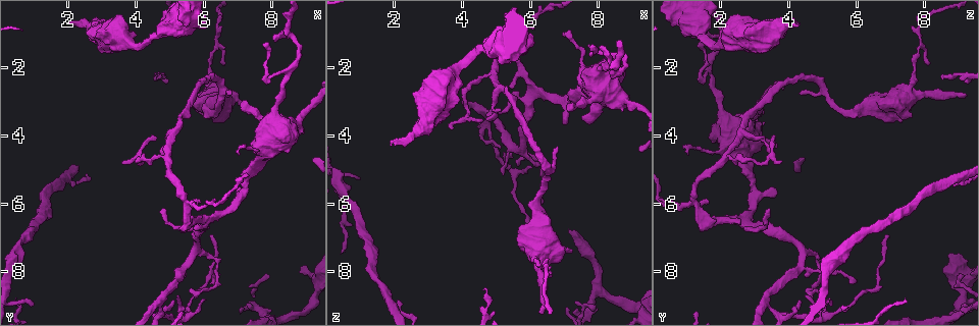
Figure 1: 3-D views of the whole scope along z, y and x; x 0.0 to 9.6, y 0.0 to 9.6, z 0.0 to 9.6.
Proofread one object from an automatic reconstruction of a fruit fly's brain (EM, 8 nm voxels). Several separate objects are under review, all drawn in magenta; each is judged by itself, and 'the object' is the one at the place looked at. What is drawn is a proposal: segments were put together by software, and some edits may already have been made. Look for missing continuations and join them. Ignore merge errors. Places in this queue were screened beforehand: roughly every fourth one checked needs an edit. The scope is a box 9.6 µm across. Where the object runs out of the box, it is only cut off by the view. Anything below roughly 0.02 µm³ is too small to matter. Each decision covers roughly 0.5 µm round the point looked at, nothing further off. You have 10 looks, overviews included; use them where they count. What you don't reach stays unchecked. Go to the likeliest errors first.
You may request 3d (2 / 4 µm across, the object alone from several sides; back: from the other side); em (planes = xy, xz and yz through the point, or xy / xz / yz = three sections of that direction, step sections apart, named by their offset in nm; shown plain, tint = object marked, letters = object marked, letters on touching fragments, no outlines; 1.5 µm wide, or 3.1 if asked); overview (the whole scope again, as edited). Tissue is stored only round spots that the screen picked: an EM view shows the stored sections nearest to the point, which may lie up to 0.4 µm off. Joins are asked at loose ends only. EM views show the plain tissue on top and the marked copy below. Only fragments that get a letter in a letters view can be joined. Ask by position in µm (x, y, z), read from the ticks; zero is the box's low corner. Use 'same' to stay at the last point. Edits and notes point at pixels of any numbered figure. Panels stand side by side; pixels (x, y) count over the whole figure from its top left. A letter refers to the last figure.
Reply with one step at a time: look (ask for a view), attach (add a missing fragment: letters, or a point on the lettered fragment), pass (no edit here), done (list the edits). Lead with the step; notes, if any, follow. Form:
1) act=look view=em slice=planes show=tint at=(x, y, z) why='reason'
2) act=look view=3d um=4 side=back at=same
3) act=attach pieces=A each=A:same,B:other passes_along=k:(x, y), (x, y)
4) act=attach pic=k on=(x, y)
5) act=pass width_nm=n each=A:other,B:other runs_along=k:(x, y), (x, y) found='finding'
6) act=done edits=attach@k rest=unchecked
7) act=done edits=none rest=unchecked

act=look view=em slice=planes show=letters at=(1.95, 0.80, 4.35) why='branch stops here'

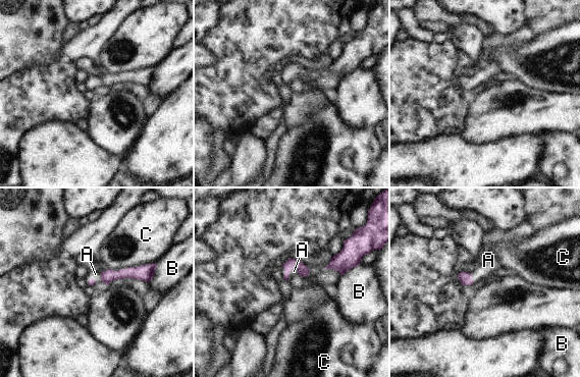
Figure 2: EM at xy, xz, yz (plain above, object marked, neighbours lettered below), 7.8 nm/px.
act=attach pieces=A each=A:same,B:other,C:other passes_along=2:(466, 278), (471, 274), (488, 260) found='the neuron continues'

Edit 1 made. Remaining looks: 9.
act=look view=overview why='see it whole again'

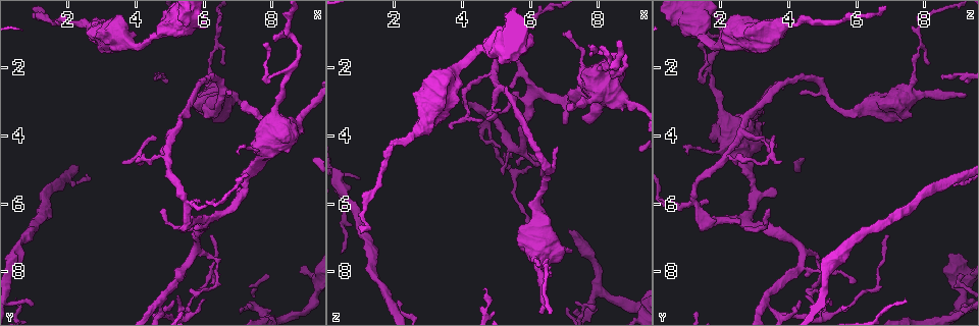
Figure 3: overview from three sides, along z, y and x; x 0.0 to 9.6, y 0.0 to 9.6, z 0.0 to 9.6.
act=look view=3d um=4 at=(7.55, 4.10, 3.50)

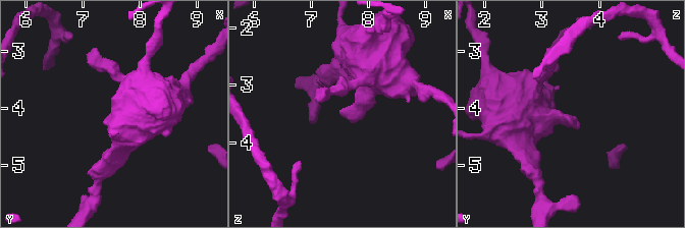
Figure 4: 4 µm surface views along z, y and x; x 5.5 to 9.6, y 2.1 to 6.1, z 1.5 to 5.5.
act=look view=em slice=planes show=tint at=(7.50, 4.20, 3.40) why='need the tissue'

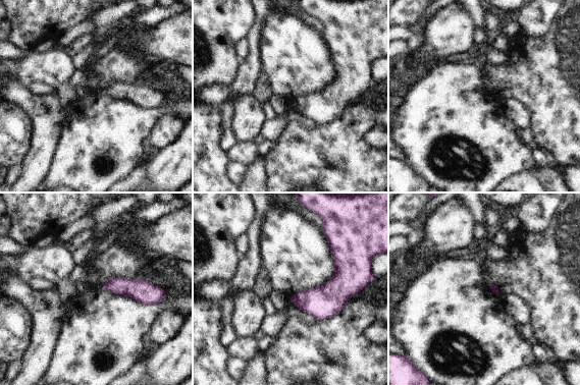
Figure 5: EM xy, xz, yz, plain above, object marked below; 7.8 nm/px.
act=look view=em slice=planes show=letters at=same

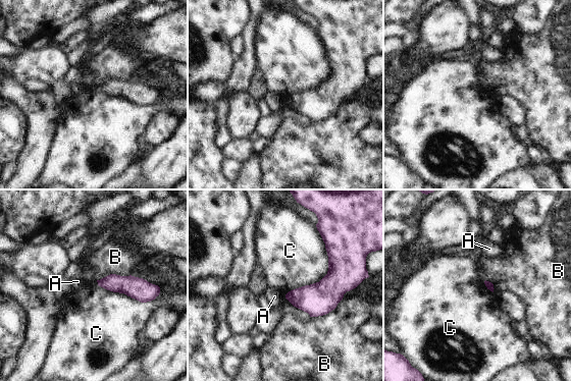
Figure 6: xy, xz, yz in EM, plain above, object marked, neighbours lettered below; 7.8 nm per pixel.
act=pass each=A:other,B:other,C:other border=6:(316, 225), (327, 272), (286, 294) found='none of them fits'

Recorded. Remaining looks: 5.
act=look view=3d um=2 side=back at=(4.90, 6.15, 3.50)

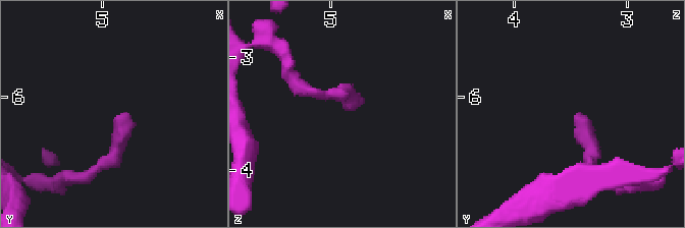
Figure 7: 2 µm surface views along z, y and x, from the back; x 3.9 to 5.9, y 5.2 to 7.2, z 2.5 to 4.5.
act=look view=em slice=planes show=tint at=(4.86, 6.16, 3.48) why='need the tissue'

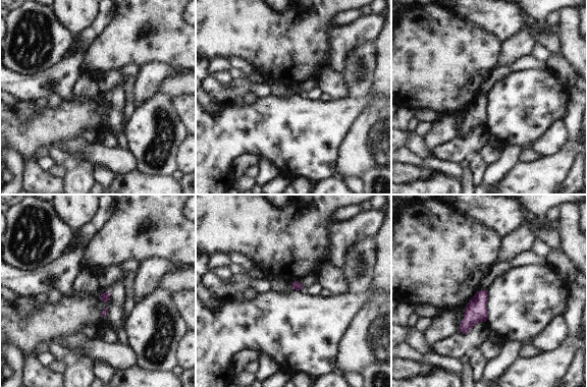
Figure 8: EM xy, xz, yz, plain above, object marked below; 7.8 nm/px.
act=look view=em slice=planes show=letters at=same

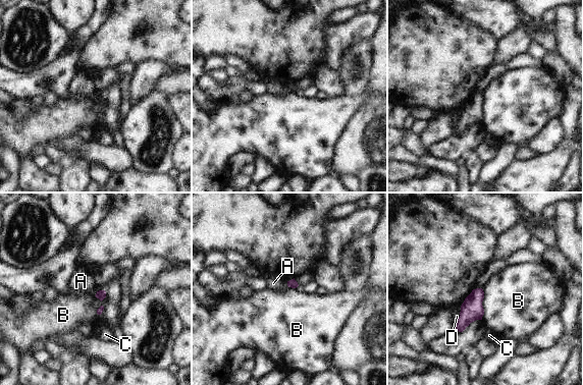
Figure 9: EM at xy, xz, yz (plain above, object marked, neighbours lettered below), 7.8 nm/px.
act=pass width_nm=70 longest_contact=B:240nm each=A:other,B:other,C:other,D:other found='no lettered fragment goes on from it'

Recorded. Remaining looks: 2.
act=look view=em slice=planes show=letters at=(3.65, 4.65, 3.80) why='tapers out'

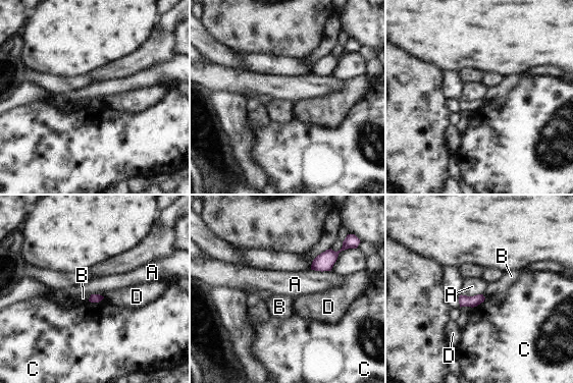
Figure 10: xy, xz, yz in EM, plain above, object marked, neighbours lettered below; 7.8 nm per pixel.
act=pass each=A:other,B:other,C:other,D:other border=10:(461, 293), (467, 295), (482, 294) found='none of them fits'

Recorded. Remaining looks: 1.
act=done edits=attach@2 rest=unchecked

